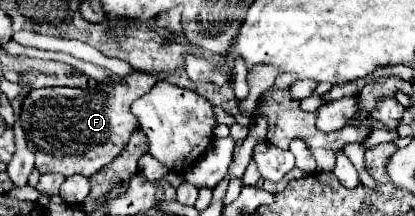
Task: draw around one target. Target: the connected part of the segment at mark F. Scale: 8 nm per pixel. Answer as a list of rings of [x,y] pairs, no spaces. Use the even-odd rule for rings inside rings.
[[[133,71],[129,75],[111,75],[101,81],[107,85],[89,89],[49,87],[31,91],[31,95],[23,101],[21,121],[27,147],[35,153],[37,169],[41,173],[61,173],[65,177],[75,173],[91,177],[101,167],[111,163],[137,129],[137,117],[131,113],[131,103],[165,77],[165,73],[151,75]],[[49,143],[55,145],[49,147]]]

